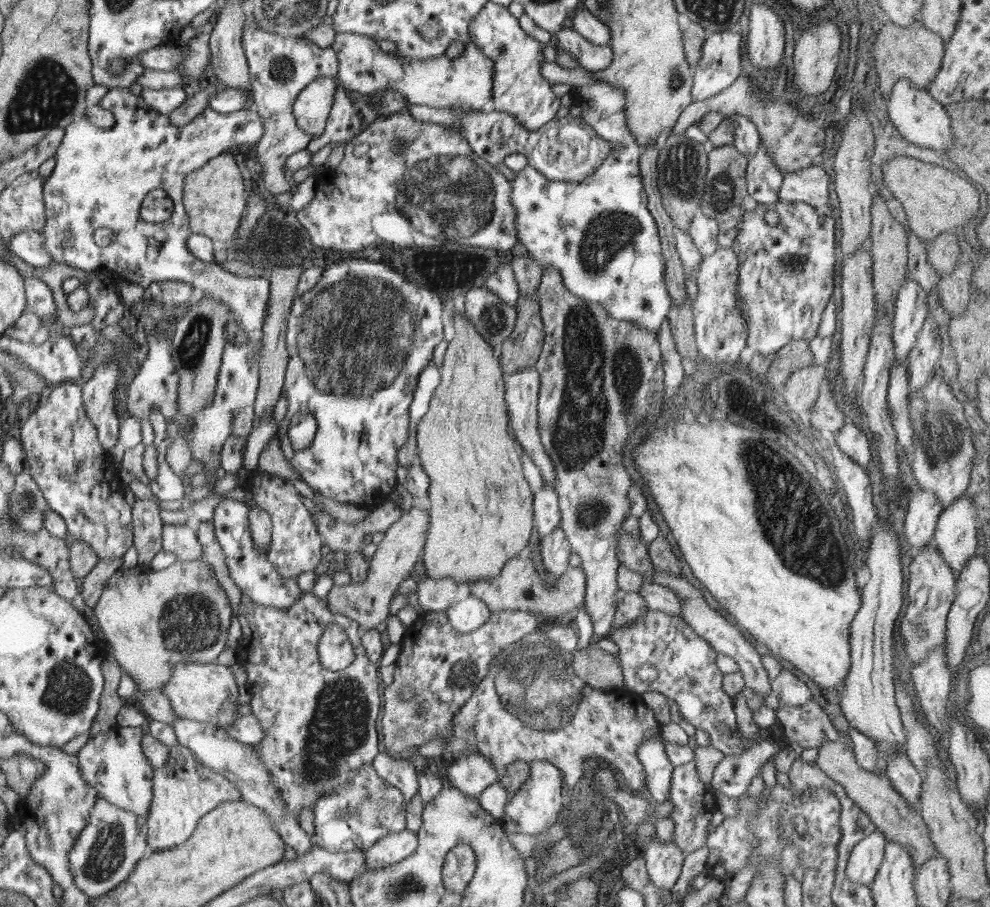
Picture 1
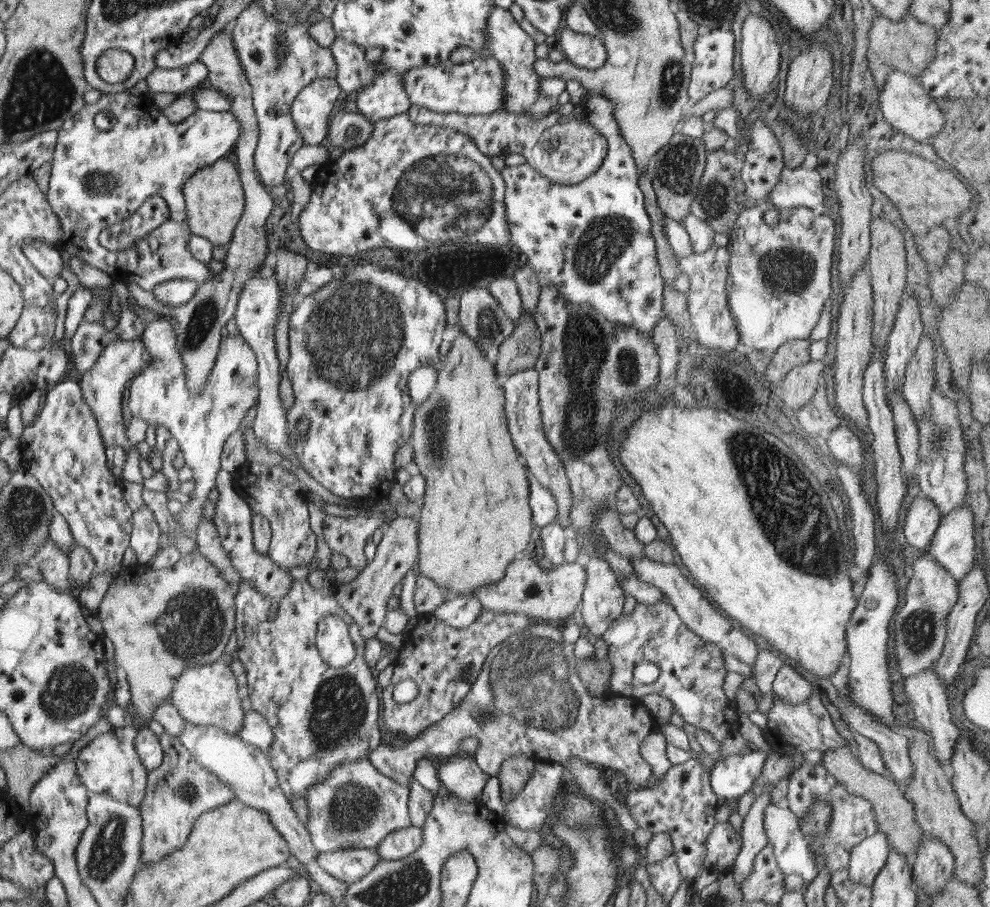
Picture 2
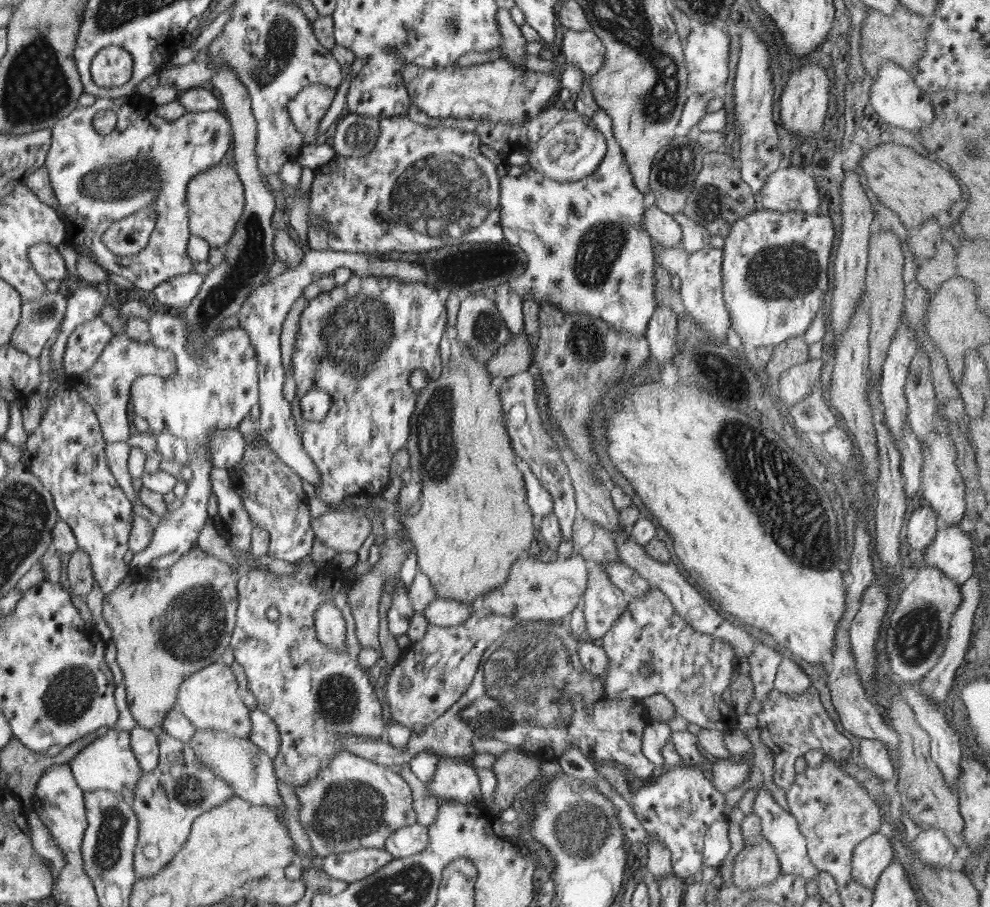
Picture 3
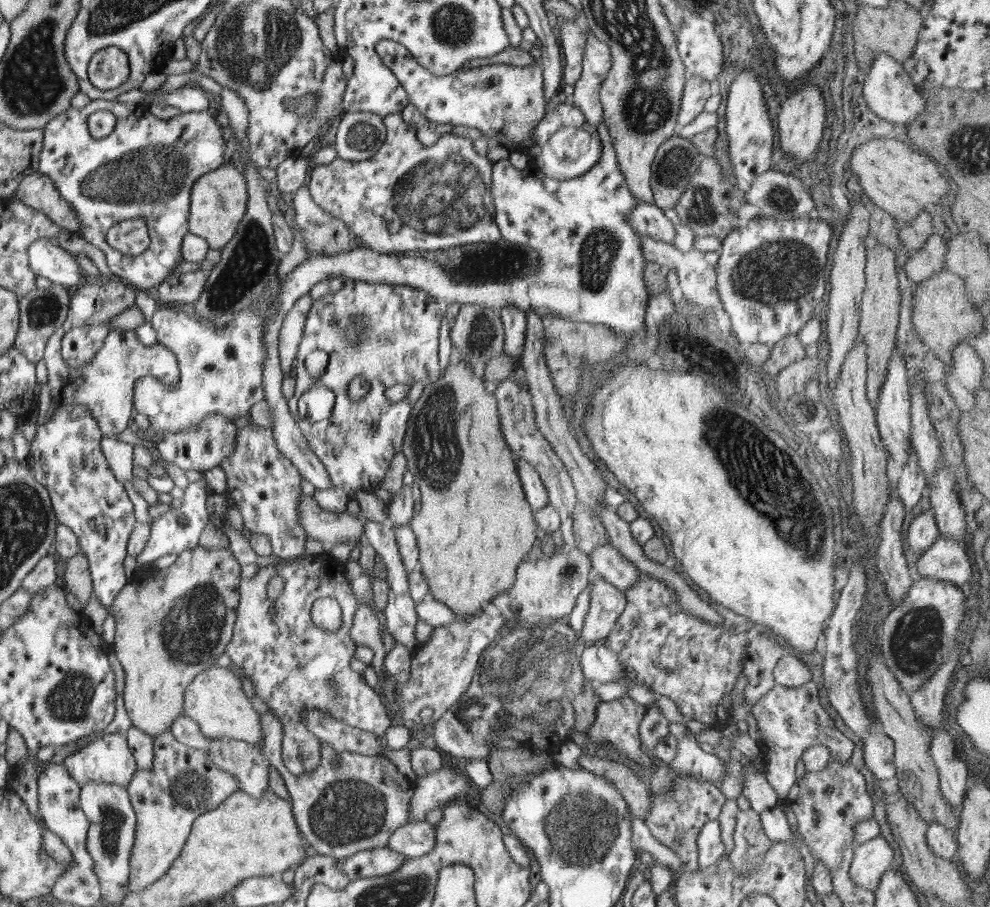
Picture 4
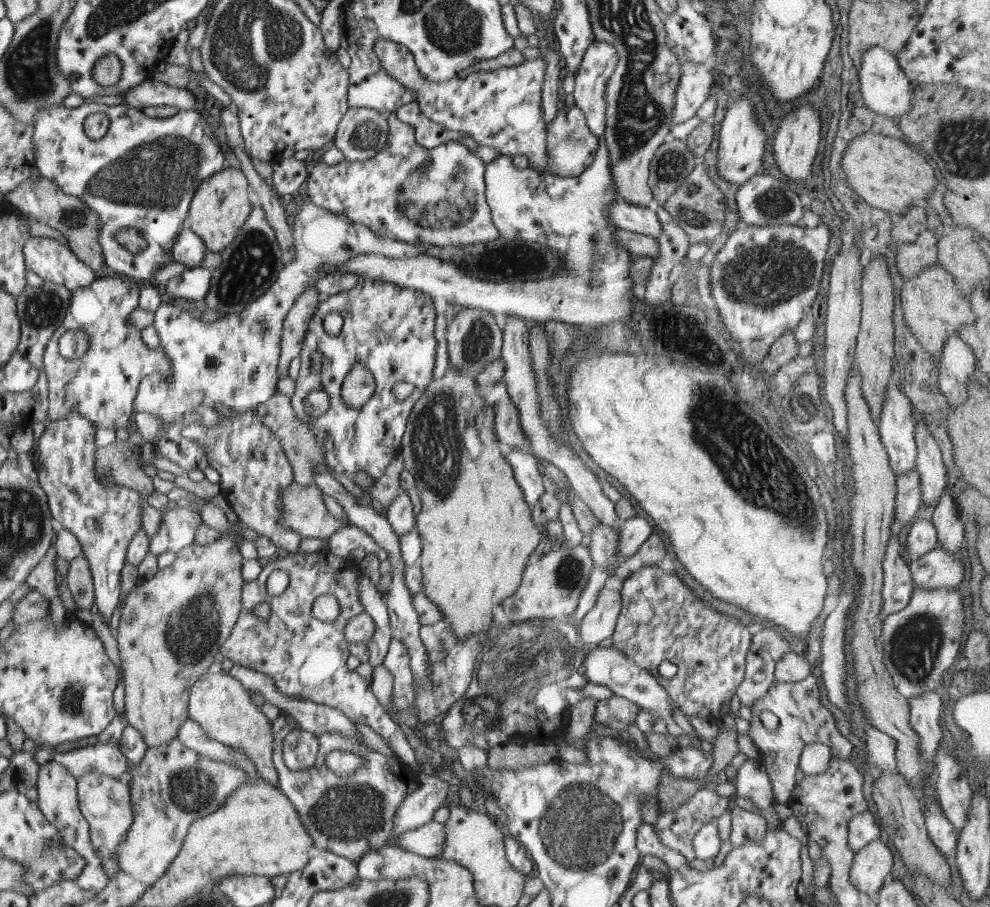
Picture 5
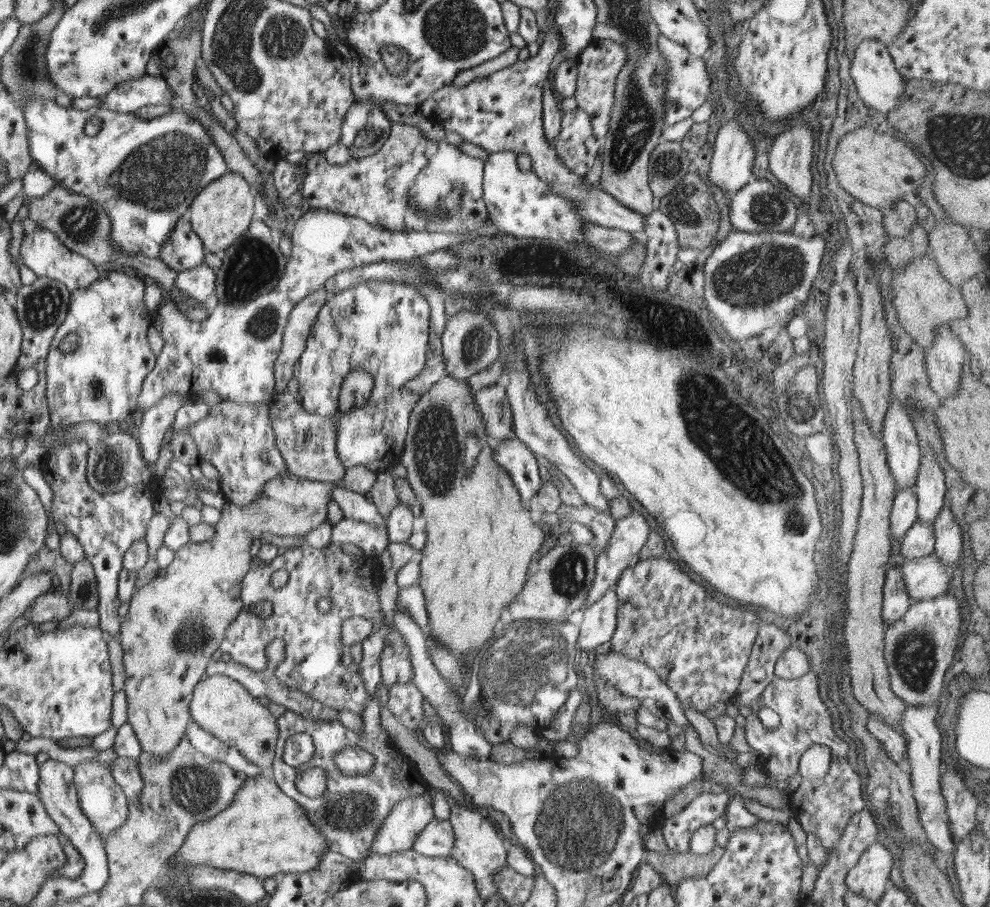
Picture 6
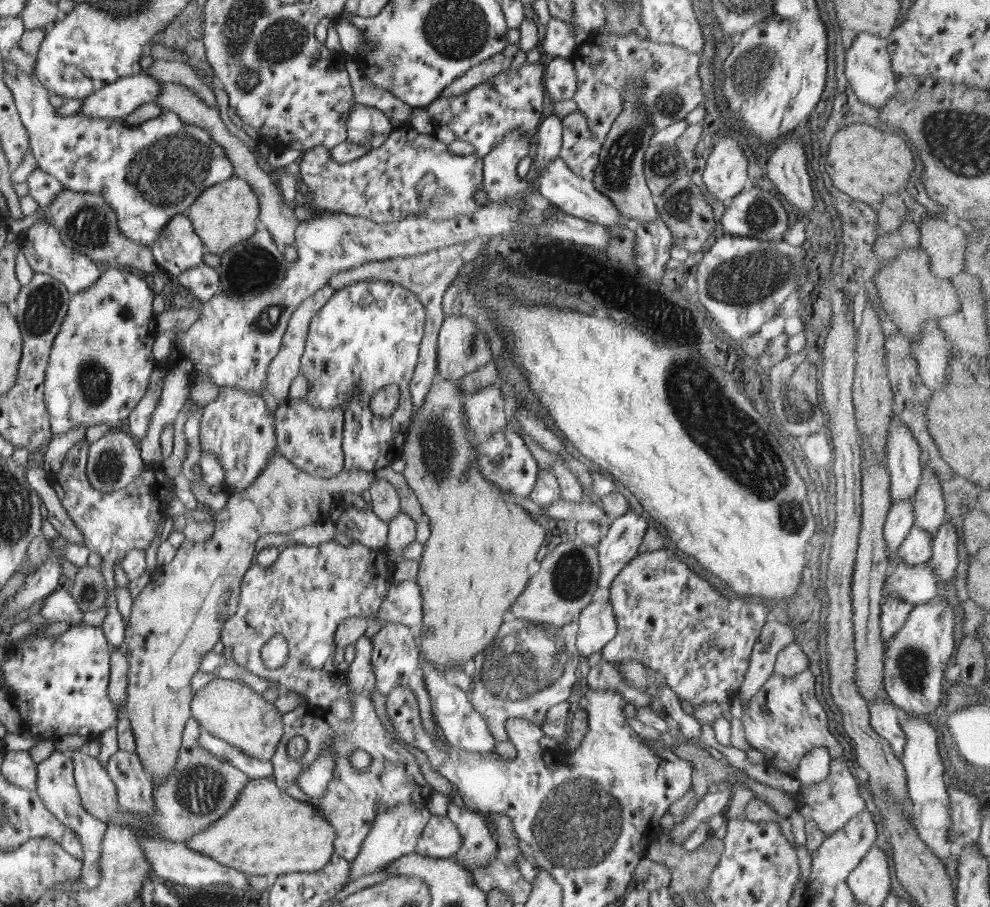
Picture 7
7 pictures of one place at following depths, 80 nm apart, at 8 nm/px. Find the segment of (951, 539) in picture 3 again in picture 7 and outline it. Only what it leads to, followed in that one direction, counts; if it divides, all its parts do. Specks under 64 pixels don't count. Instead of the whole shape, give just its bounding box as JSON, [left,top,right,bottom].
[884,563,939,607]

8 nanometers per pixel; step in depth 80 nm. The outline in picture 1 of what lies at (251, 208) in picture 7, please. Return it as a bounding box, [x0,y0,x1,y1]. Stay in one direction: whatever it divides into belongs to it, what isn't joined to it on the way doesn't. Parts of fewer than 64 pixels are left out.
[183,151,248,243]

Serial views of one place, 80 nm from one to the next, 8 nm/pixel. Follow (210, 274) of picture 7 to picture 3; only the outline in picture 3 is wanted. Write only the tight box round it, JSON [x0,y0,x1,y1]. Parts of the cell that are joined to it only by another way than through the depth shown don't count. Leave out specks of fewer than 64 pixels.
[153,272,204,312]

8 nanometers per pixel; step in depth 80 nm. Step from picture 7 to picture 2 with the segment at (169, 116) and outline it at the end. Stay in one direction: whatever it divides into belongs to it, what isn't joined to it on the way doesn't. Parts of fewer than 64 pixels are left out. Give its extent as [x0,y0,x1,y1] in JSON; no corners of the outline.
[44,91,241,292]

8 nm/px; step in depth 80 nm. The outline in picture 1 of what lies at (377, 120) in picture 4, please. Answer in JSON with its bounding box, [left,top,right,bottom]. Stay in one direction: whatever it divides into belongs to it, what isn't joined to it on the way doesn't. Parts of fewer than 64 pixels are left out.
[307,76,362,157]

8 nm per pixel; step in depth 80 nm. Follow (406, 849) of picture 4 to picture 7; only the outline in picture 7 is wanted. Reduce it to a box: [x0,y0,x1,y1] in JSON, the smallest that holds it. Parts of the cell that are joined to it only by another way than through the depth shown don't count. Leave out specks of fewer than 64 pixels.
[416,815,463,859]

